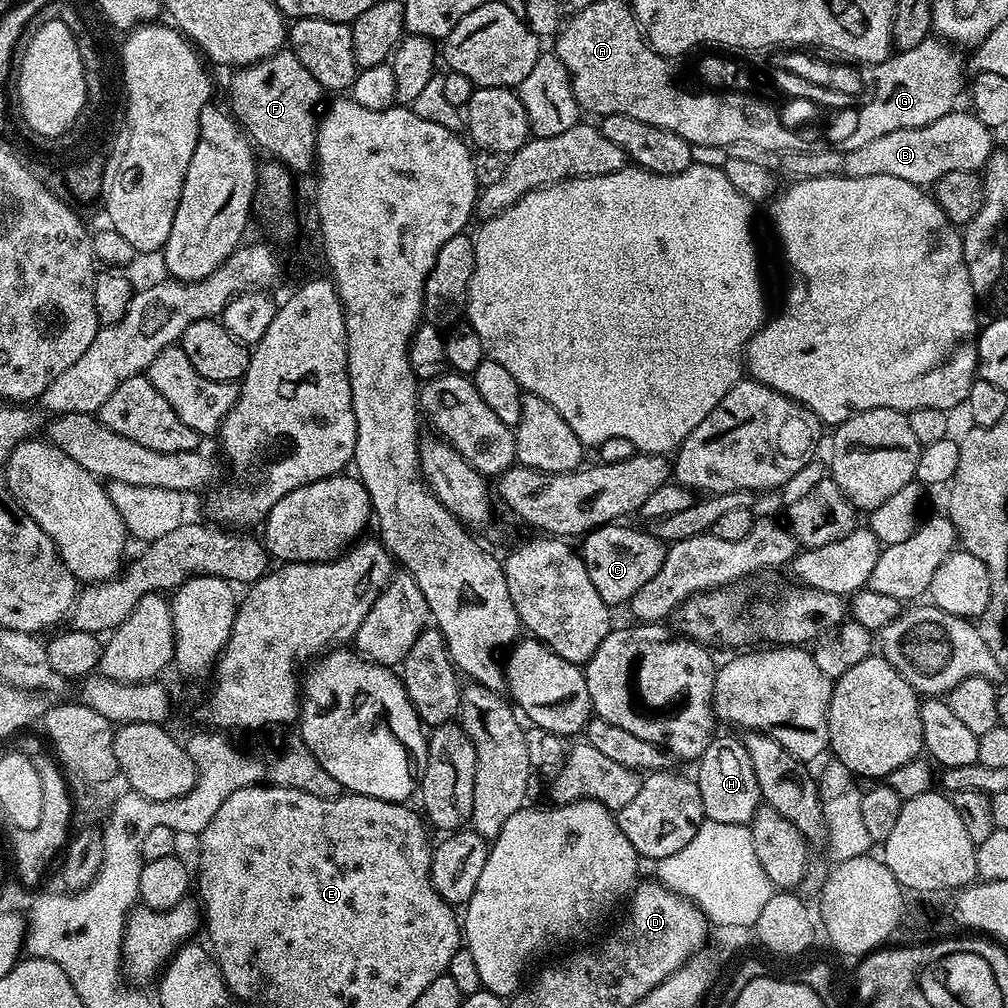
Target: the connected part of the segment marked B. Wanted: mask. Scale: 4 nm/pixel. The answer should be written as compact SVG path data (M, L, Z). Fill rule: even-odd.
M960 111L948 112L938 118L938 122L930 122L930 126L890 130L890 134L882 134L882 138L873 138L845 151L843 175L870 178L890 174L890 178L906 178L906 182L932 186L954 170L979 173L994 151L994 132L971 111Z

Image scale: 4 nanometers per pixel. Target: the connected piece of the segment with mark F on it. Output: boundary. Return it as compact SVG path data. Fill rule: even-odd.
M291 50L275 52L257 64L245 64L231 74L230 108L253 145L257 149L265 148L273 161L283 164L293 174L311 173L316 158L316 126L322 97L320 83L314 74L298 62Z

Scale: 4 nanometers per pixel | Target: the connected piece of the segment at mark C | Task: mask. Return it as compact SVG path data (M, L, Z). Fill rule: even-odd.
M620 522L605 524L602 528L594 528L583 537L584 545L578 548L580 556L586 566L586 574L590 574L590 582L594 582L594 590L598 590L602 602L610 606L616 604L627 605L632 596L658 570L662 570L662 562L666 551L665 541L652 535L651 531L639 532L636 528L623 528Z

